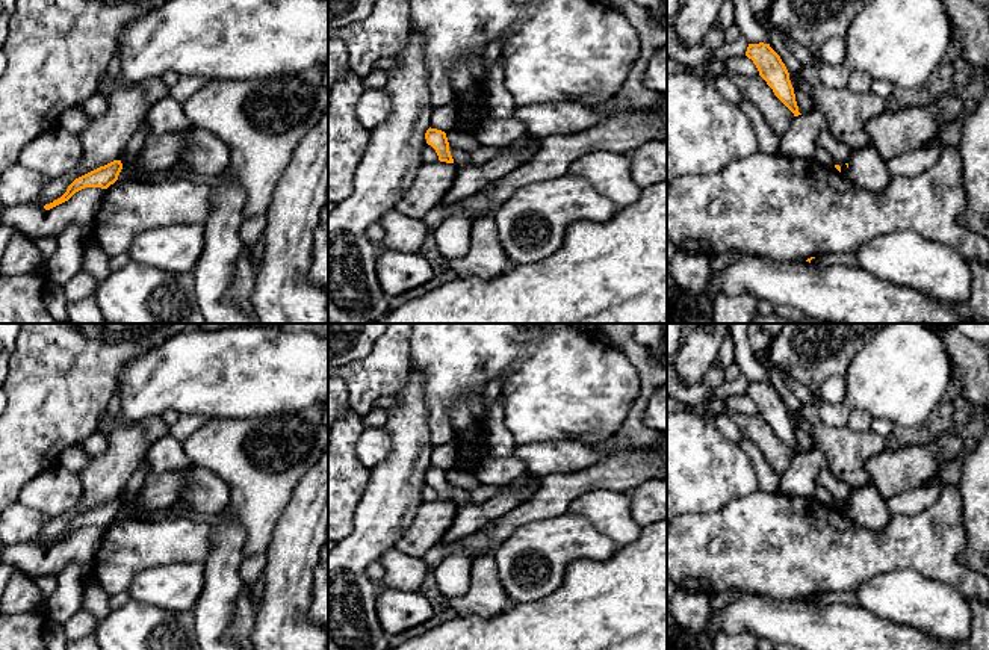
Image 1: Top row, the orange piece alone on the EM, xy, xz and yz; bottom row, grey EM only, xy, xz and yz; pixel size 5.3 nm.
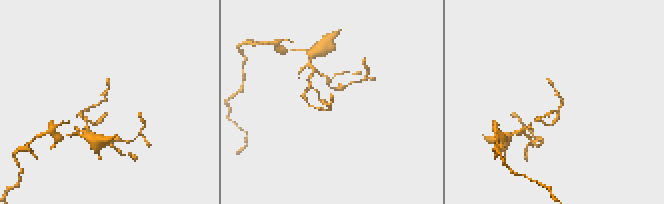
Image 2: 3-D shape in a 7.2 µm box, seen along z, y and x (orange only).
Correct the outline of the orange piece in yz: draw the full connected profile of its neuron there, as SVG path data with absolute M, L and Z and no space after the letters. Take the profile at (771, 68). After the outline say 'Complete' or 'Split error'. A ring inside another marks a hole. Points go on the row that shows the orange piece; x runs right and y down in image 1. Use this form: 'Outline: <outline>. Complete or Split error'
Outline: M749 44L746 56L753 60L759 76L773 89L774 95L794 113L794 116L801 115L798 112L789 73L770 44Z. Complete

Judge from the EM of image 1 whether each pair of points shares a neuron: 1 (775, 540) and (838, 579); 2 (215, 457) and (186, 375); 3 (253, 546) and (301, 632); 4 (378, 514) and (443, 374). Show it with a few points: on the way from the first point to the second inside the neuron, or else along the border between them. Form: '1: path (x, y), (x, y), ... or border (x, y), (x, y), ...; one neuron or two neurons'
1: path (790, 547), (808, 549), (823, 564); one neuron
2: border (250, 419), (213, 420); two neurons
3: border (279, 520), (265, 554); two neurons
4: border (422, 374), (427, 428), (431, 443); two neurons

